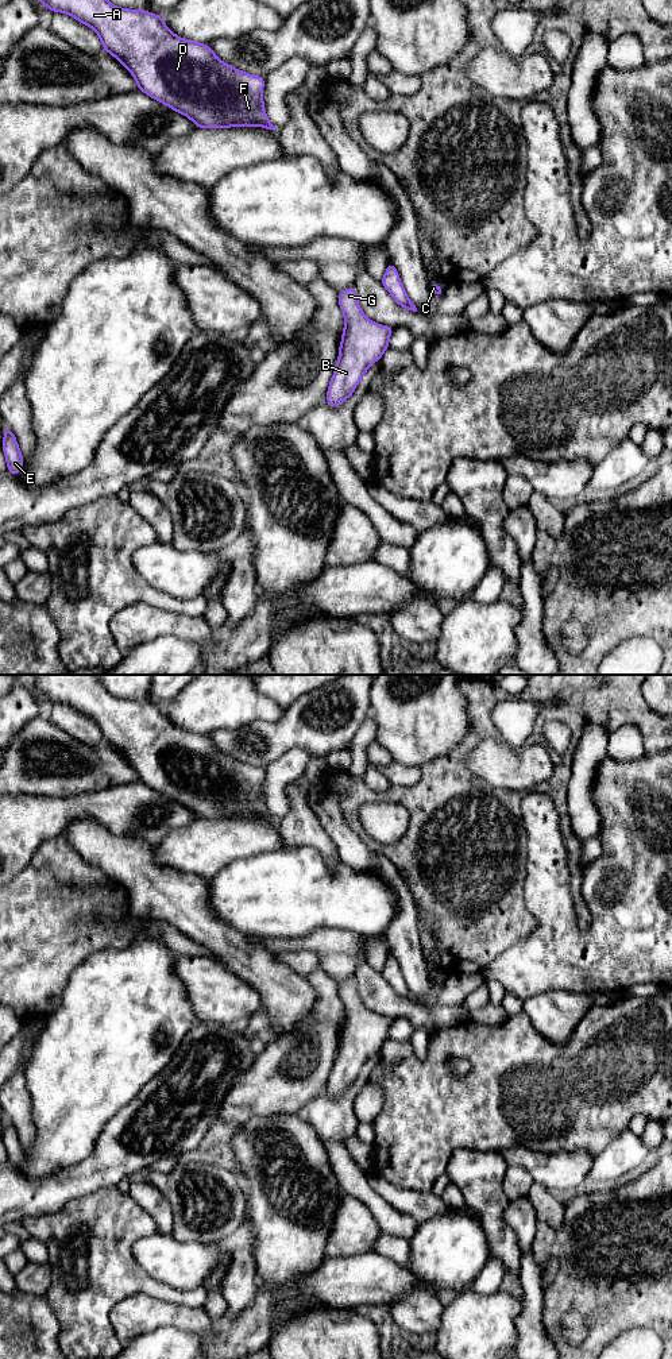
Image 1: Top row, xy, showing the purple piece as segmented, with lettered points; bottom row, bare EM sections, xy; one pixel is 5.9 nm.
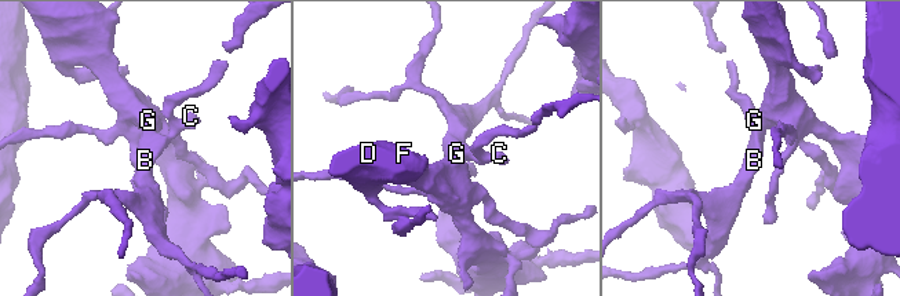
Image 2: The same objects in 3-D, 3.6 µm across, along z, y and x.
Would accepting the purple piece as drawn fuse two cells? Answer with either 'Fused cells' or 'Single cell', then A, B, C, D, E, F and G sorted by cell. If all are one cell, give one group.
Single cell. Groups: A B C D E F G

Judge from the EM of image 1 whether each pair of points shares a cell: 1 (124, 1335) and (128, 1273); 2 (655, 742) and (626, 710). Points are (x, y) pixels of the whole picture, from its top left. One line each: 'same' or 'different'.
1: different
2: same

